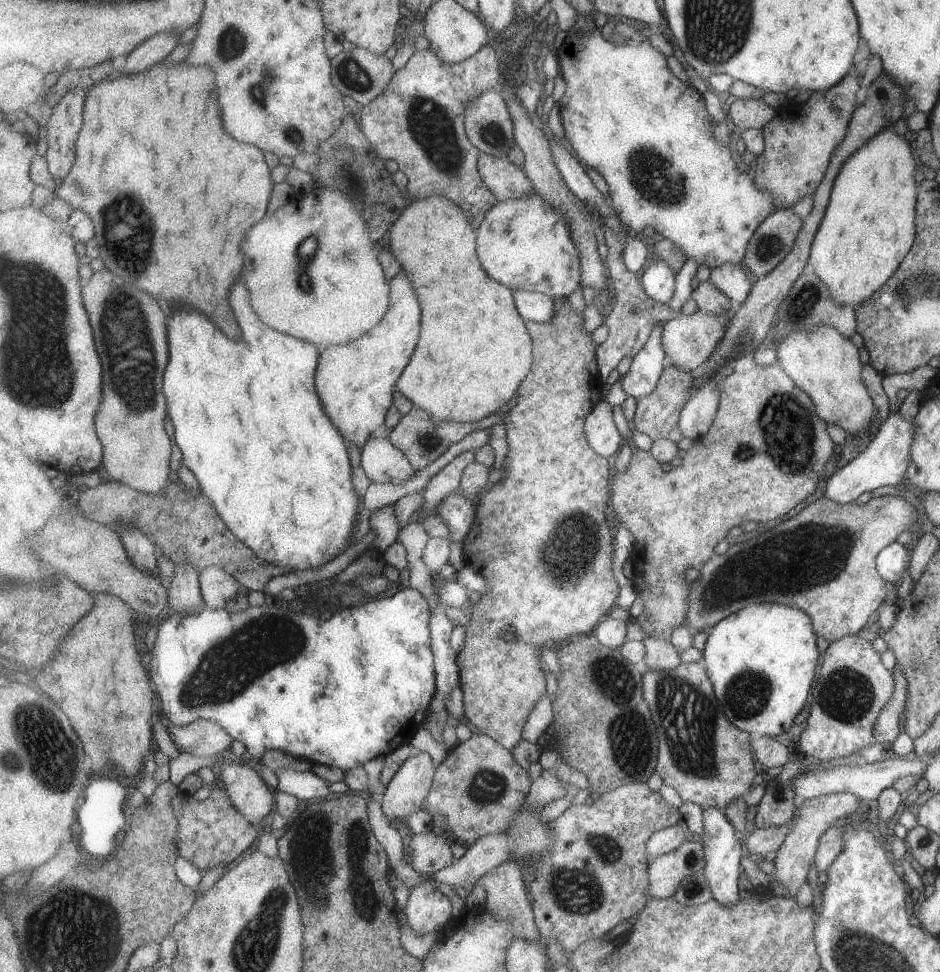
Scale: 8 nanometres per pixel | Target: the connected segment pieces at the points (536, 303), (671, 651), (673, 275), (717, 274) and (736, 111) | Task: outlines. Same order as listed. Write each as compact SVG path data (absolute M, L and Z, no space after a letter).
M522 290L515 292L515 300L521 316L524 316L527 322L548 323L555 316L556 304L552 296Z
M646 637L646 670L667 671L676 669L682 662L680 652L671 641Z
M663 260L651 264L641 279L645 292L662 303L671 302L676 291L677 272Z
M725 263L711 271L709 280L725 292L737 307L749 298L754 287L745 272L744 264Z
M737 99L729 108L729 116L737 130L763 130L777 112L762 99Z

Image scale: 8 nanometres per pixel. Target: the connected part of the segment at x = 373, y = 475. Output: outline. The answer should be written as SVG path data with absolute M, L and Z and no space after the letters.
M371 439L361 452L361 466L366 476L375 483L400 485L417 472L405 453L390 439Z

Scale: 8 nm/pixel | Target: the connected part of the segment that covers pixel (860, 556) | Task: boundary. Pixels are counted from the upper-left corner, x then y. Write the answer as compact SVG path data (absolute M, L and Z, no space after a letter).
M885 495L879 497L871 497L867 502L863 504L847 503L847 504L835 504L825 497L813 501L805 508L801 509L795 516L789 518L787 521L781 522L772 529L768 529L769 532L763 534L763 530L760 531L761 536L759 538L753 538L748 540L747 536L743 539L736 539L731 541L730 548L722 556L713 555L708 560L707 564L704 564L703 568L700 568L699 578L692 582L690 587L690 607L688 612L687 627L690 627L695 632L705 631L709 632L716 624L719 624L721 620L725 620L727 616L732 615L734 612L745 608L746 606L755 603L781 603L789 607L795 607L805 611L812 620L812 628L817 636L823 636L828 642L835 642L837 639L841 639L844 636L856 635L859 629L867 622L870 614L883 602L885 598L885 591L888 588L887 583L879 576L876 569L876 556L881 550L888 546L889 543L895 541L895 538L903 531L909 530L909 528L915 524L915 511L916 508L912 507L909 502L905 501L898 495Z

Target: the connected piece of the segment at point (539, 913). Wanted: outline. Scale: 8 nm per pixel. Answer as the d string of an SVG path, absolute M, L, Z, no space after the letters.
M635 781L603 793L592 804L572 805L551 821L550 827L556 840L554 850L544 855L539 872L527 887L542 936L548 941L557 937L568 951L573 952L588 940L601 939L619 922L637 918L653 899L649 892L649 839L656 832L672 827L681 820L679 807L665 802L661 792L654 791L649 784Z

